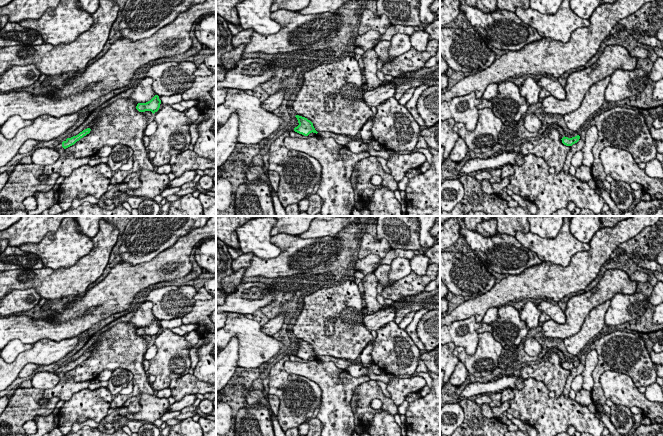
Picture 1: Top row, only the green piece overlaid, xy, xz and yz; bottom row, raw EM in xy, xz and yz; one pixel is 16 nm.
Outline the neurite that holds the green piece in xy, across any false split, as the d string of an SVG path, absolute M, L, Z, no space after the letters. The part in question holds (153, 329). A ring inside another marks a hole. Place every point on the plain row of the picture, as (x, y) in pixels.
M155 319L150 325L146 327L138 327L136 333L139 336L151 335L153 338L160 332L161 324L158 319Z

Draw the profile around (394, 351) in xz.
M391 321L377 330L371 357L383 373L412 375L418 366L420 350L406 330Z

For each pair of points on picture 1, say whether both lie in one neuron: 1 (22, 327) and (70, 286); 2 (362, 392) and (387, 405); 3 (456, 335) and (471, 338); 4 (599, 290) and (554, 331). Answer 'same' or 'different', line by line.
1: different
2: same
3: same
4: same

